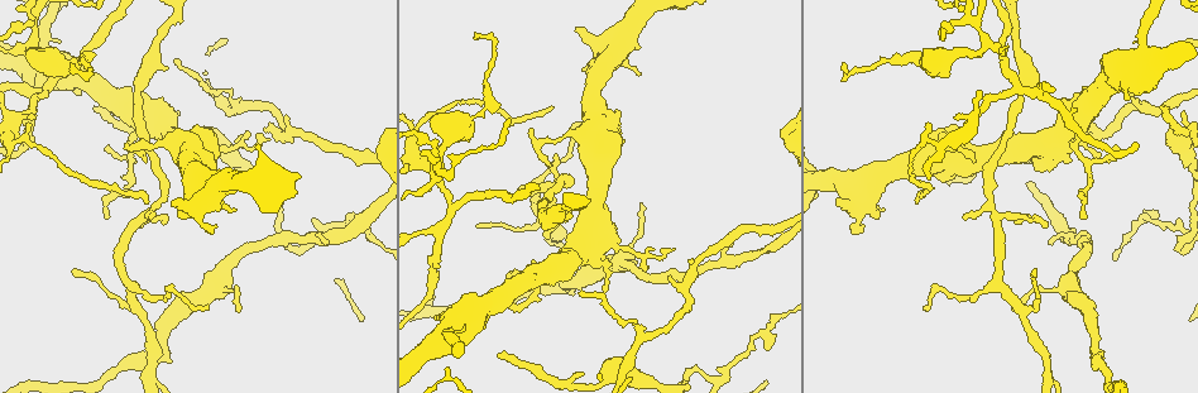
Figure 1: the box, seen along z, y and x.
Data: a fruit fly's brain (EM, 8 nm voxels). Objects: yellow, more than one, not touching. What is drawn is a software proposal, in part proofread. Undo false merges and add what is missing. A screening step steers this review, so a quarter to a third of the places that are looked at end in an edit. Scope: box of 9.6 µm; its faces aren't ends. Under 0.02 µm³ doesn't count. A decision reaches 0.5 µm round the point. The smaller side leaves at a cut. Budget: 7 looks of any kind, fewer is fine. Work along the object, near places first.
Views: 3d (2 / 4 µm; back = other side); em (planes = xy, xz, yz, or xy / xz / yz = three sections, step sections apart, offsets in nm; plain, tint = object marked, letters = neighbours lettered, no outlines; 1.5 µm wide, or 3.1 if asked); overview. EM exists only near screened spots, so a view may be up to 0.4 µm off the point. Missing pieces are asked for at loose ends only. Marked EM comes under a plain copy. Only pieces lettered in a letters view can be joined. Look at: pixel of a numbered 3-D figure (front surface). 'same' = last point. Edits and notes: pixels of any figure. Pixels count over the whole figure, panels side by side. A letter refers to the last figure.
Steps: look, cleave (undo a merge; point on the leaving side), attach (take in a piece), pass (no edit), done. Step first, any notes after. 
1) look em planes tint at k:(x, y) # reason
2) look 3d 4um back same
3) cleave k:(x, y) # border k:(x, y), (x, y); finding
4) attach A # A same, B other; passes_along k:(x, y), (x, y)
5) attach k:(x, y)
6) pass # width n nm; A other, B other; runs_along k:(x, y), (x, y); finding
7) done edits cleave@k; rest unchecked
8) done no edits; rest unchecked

look 3d 4um back at 1:(1143, 104) # side arm on a straight run

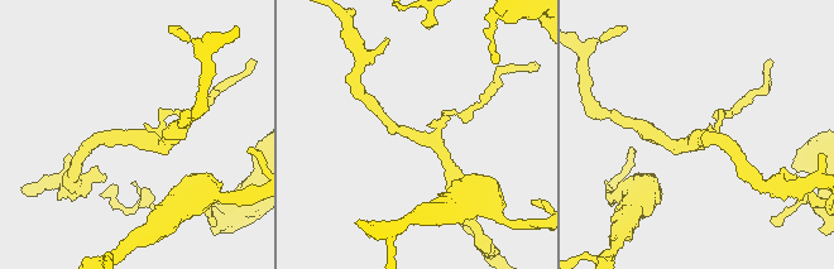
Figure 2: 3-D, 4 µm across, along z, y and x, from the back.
look em yz step 8 tint at 2:(146, 138)

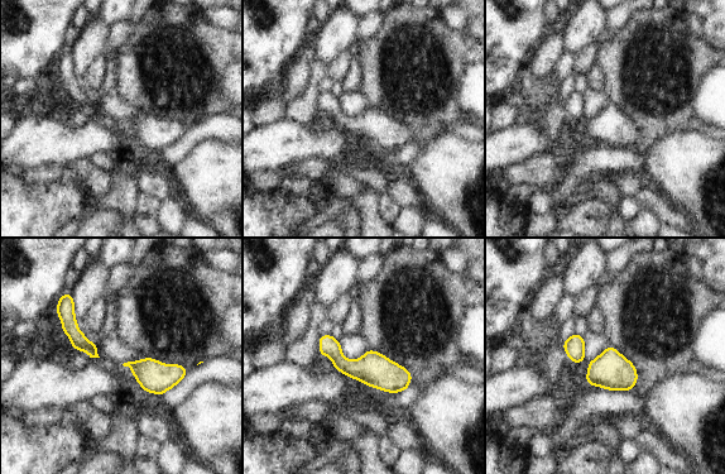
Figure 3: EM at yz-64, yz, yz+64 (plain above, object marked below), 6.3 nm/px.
look em planes letters same

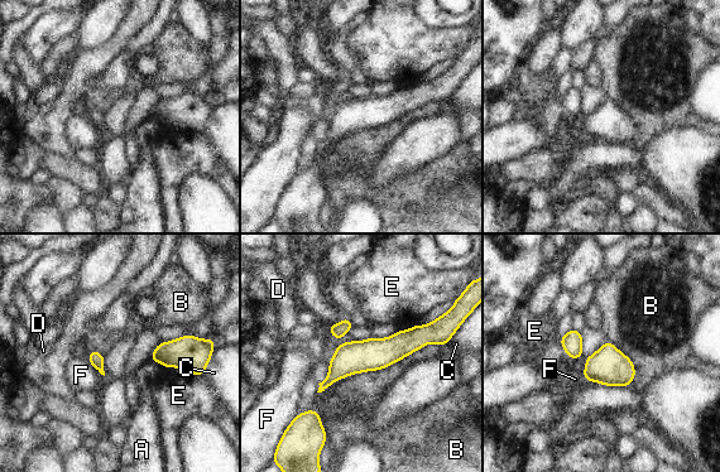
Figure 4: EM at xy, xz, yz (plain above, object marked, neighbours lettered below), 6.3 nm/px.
pass # A other, B other, C other, D other, E other, F other; arms 3; all the same cell

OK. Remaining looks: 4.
look 3d 4um back at 1:(1161, 108)

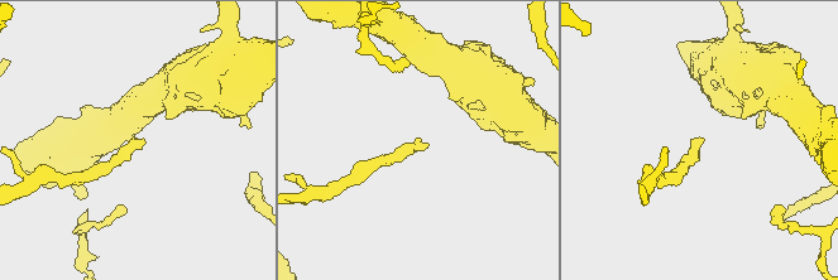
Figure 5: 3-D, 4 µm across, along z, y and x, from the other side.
look em planes tint at 5:(698, 140) # need the tissue

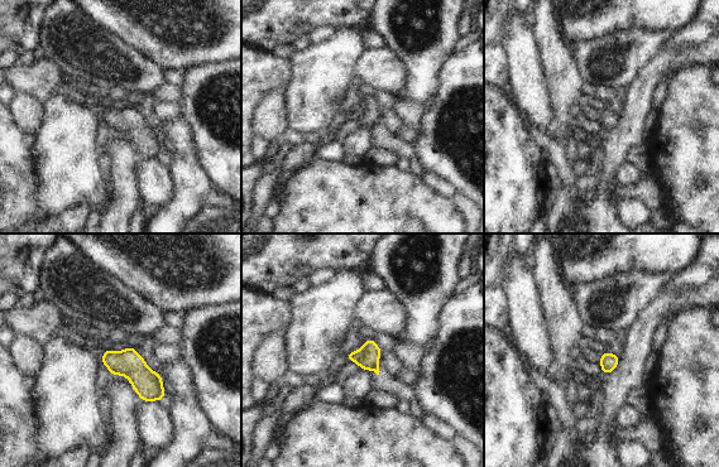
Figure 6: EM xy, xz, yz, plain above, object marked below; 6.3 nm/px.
look em planes letters same

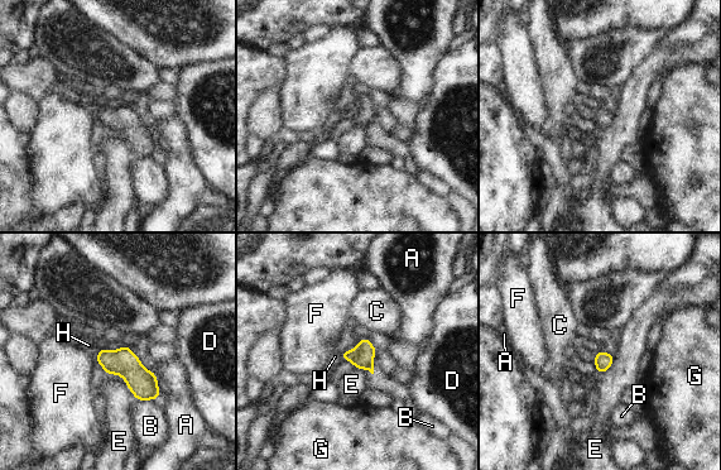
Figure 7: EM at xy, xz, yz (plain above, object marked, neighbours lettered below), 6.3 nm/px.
attach 7:(89, 345) # A other, B other, C other, D other, E other, F other, G other, H same; passes_along 7:(121, 361), (99, 354), (89, 345); it goes on there

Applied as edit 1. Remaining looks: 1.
done edits attach@7; rest unchecked

